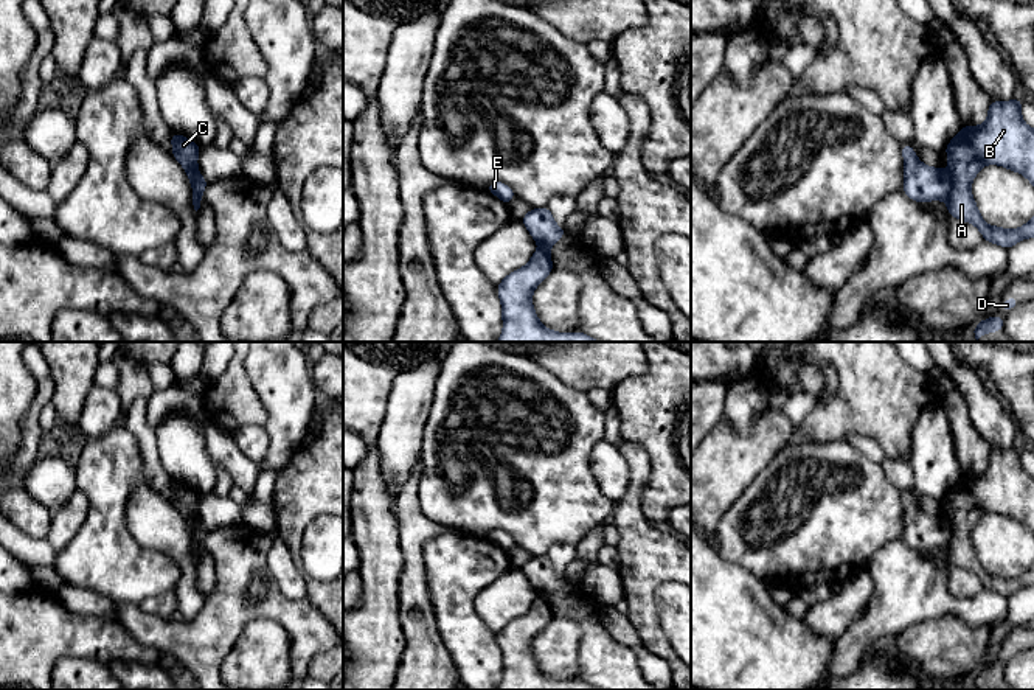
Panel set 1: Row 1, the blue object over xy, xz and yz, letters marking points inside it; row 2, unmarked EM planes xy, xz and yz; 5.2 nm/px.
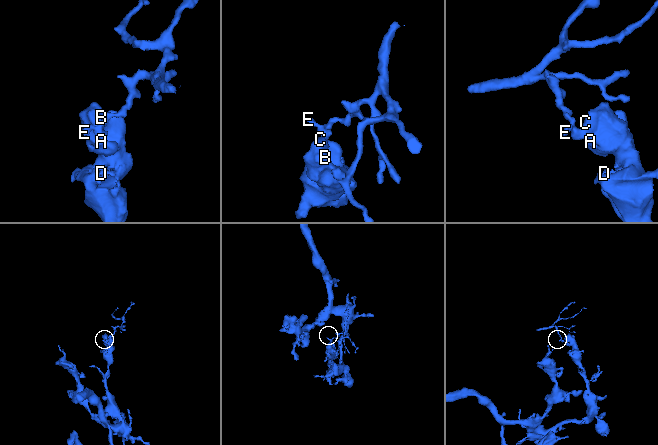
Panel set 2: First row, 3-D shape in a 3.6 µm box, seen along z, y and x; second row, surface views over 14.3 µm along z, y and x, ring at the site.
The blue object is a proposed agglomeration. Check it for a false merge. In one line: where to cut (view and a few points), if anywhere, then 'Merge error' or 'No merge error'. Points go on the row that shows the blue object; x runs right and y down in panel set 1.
Split along yz (943, 171), (949, 179), (949, 195), (946, 199). Merge error

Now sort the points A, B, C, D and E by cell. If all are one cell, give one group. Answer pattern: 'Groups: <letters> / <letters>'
Groups: A B C D / E

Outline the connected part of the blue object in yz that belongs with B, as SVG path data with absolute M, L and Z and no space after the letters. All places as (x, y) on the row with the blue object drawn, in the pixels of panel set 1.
M1022 99L991 101L981 126L964 126L946 146L950 193L949 214L975 225L986 242L1011 249L1034 238L1034 216L1020 228L1001 228L983 221L970 185L986 165L998 165L1025 176L1034 186L1034 129L1022 118Z

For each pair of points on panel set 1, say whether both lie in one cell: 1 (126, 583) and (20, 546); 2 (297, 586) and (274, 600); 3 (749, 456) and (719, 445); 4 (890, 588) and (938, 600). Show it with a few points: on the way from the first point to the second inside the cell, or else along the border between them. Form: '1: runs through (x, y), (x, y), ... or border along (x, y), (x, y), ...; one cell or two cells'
1: border along (58, 552), (52, 566); two cells
2: border along (266, 561), (277, 586), (287, 597), (305, 597); two cells
3: runs through (741, 454), (727, 453); one cell
4: runs through (902, 588), (915, 588), (926, 597); one cell

